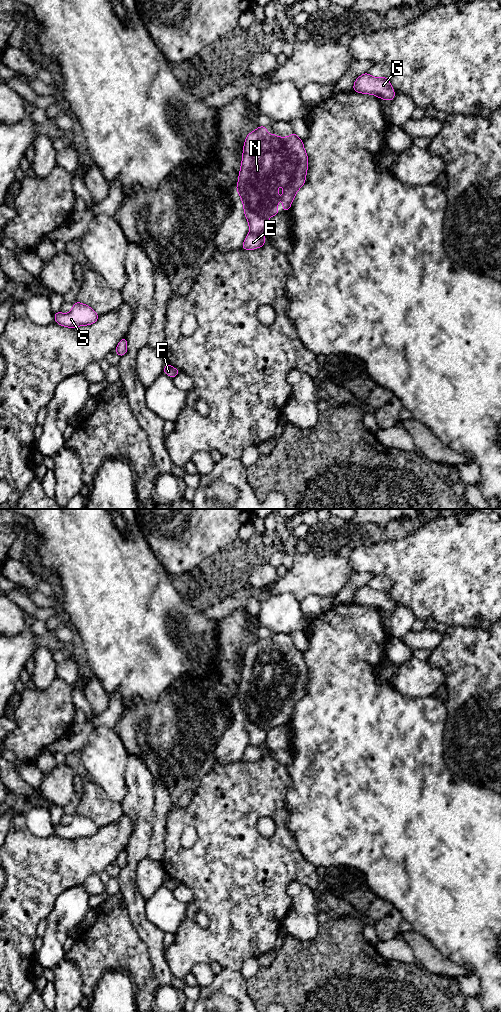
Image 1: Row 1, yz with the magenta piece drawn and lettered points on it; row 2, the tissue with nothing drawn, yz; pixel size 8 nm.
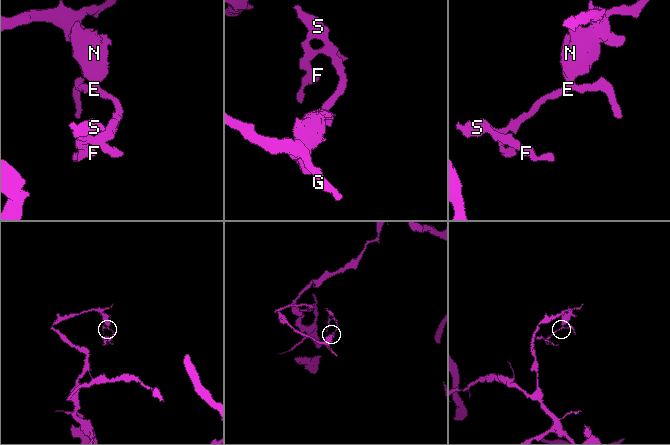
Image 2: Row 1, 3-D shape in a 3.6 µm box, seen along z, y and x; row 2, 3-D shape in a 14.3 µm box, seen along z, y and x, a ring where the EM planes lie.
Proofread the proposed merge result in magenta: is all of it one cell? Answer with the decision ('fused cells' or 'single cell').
fused cells

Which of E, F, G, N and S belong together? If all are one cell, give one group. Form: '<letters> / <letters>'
E F S / G N

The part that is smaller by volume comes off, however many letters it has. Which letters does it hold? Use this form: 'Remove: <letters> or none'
Remove: E, F, S

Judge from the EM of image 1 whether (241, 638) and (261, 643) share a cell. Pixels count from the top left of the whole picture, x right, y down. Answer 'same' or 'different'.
different

